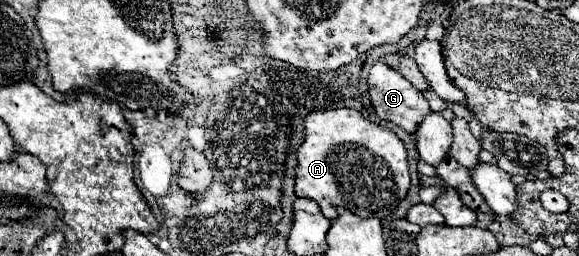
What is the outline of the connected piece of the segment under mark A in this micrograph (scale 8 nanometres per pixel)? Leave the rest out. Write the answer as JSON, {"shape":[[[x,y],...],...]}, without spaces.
{"shape":[[[353,108],[311,112],[303,124],[303,144],[297,150],[295,194],[319,204],[325,218],[333,220],[337,208],[347,208],[361,218],[387,218],[409,190],[407,150],[395,132],[367,120]]]}

